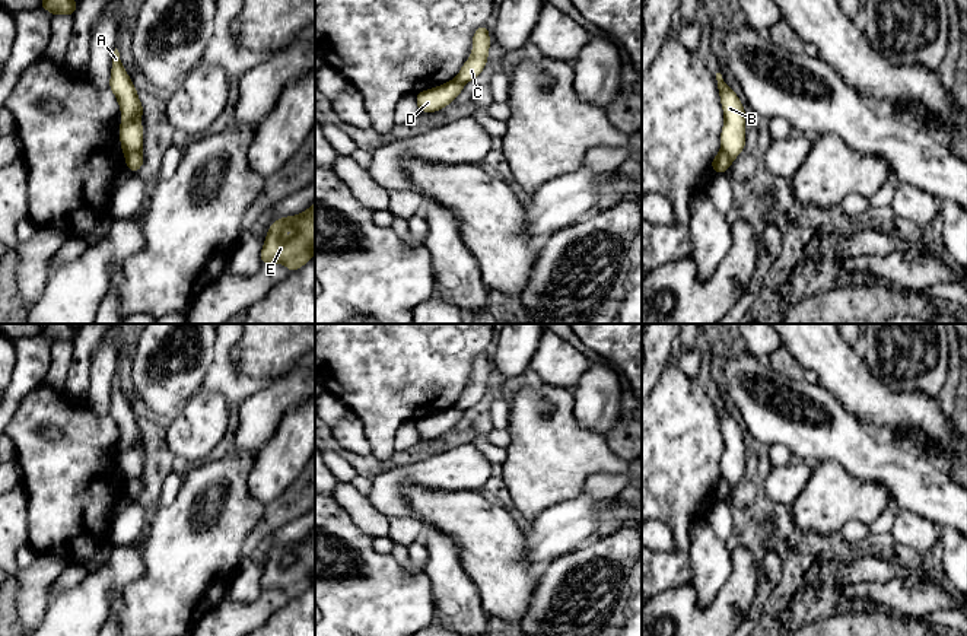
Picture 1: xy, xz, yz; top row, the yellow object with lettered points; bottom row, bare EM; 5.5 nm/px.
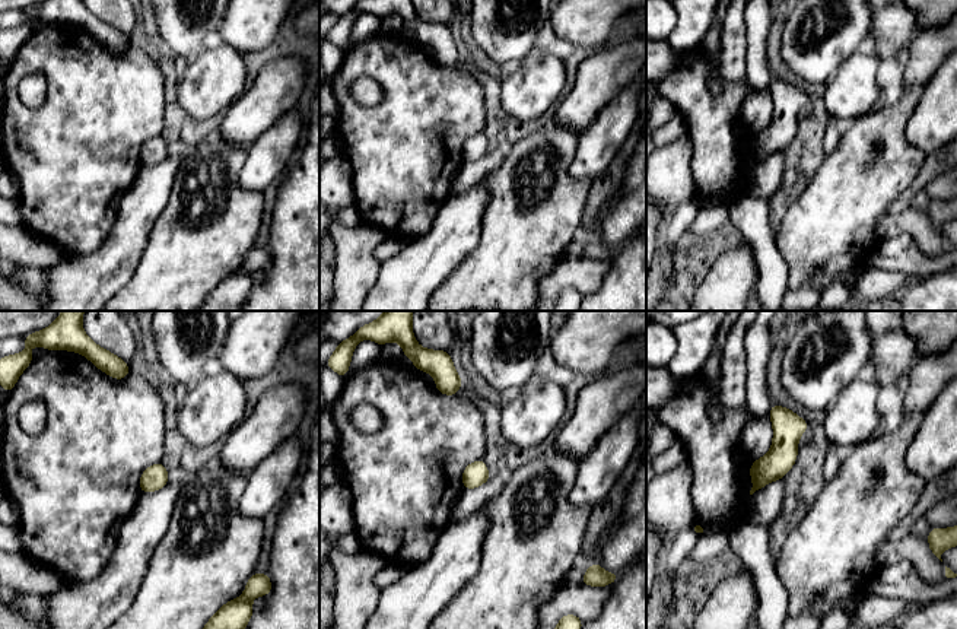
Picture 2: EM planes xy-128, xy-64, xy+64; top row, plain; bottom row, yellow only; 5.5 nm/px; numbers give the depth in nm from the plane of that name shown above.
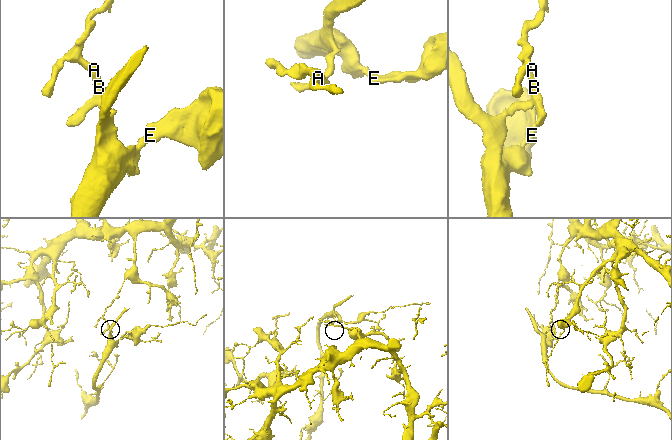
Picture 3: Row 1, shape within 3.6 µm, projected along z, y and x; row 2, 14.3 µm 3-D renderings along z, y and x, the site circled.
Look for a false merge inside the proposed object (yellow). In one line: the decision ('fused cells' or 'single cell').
fused cells

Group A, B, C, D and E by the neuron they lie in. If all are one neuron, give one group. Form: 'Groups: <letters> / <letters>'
Groups: A B D / C E

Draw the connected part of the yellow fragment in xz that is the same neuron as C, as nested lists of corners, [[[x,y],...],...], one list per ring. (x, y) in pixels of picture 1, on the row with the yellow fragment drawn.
[[[484,23],[474,32],[473,54],[464,63],[455,80],[465,85],[467,82],[475,79],[483,71],[487,63],[489,47],[490,47],[489,29]]]

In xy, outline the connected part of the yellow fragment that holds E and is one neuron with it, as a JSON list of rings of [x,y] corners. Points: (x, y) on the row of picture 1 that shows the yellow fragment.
[[[315,203],[302,214],[271,223],[261,249],[261,264],[280,263],[295,271],[314,258],[314,251]]]

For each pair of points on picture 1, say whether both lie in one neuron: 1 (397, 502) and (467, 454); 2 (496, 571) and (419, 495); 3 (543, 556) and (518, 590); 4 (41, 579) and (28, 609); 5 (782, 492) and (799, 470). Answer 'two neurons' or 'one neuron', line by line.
1: one neuron
2: one neuron
3: two neurons
4: one neuron
5: one neuron

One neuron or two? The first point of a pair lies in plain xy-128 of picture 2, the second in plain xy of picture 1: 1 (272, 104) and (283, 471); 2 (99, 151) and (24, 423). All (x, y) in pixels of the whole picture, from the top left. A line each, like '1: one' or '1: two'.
1: two
2: one

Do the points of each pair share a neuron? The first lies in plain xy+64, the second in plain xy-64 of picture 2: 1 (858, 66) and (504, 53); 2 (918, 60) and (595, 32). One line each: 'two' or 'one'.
1: two
2: two

